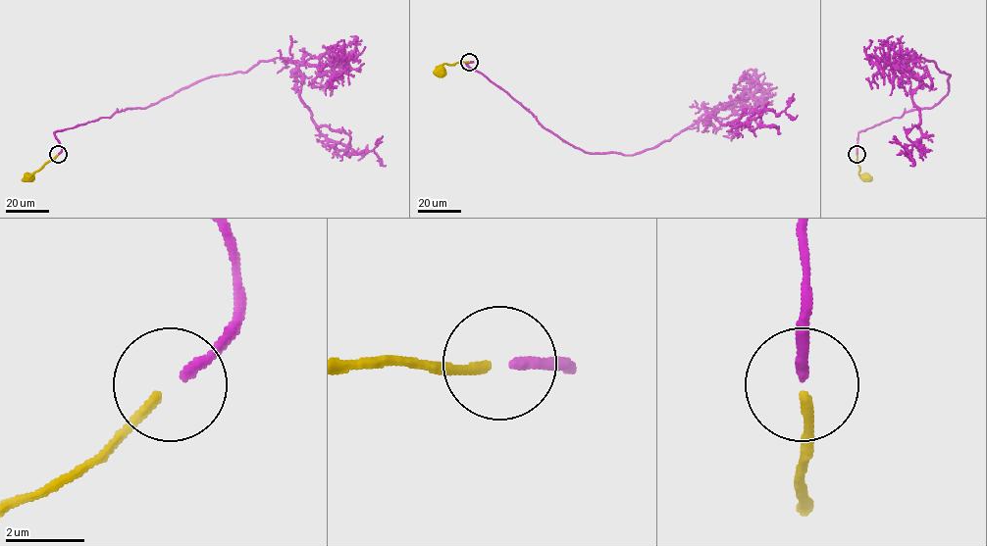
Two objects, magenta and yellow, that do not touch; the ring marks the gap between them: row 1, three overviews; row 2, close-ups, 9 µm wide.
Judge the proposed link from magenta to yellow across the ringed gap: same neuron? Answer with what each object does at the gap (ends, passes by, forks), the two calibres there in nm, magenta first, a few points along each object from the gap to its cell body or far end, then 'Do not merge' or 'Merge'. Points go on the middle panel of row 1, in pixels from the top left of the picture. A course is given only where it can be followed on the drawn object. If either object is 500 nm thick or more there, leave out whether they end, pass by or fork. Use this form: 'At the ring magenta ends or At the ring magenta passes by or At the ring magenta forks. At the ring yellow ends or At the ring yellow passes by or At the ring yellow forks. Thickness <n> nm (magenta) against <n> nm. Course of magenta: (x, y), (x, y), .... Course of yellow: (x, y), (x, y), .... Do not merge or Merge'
At the ring magenta ends. At the ring yellow ends. Thickness 280 nm (magenta) against 240 nm. Course of magenta: (470, 62), (587, 153), (634, 155), (709, 113), (707, 124), (711, 117), (733, 126), (767, 110), (797, 115). Course of yellow: (469, 62), (443, 64), (441, 72). Merge

